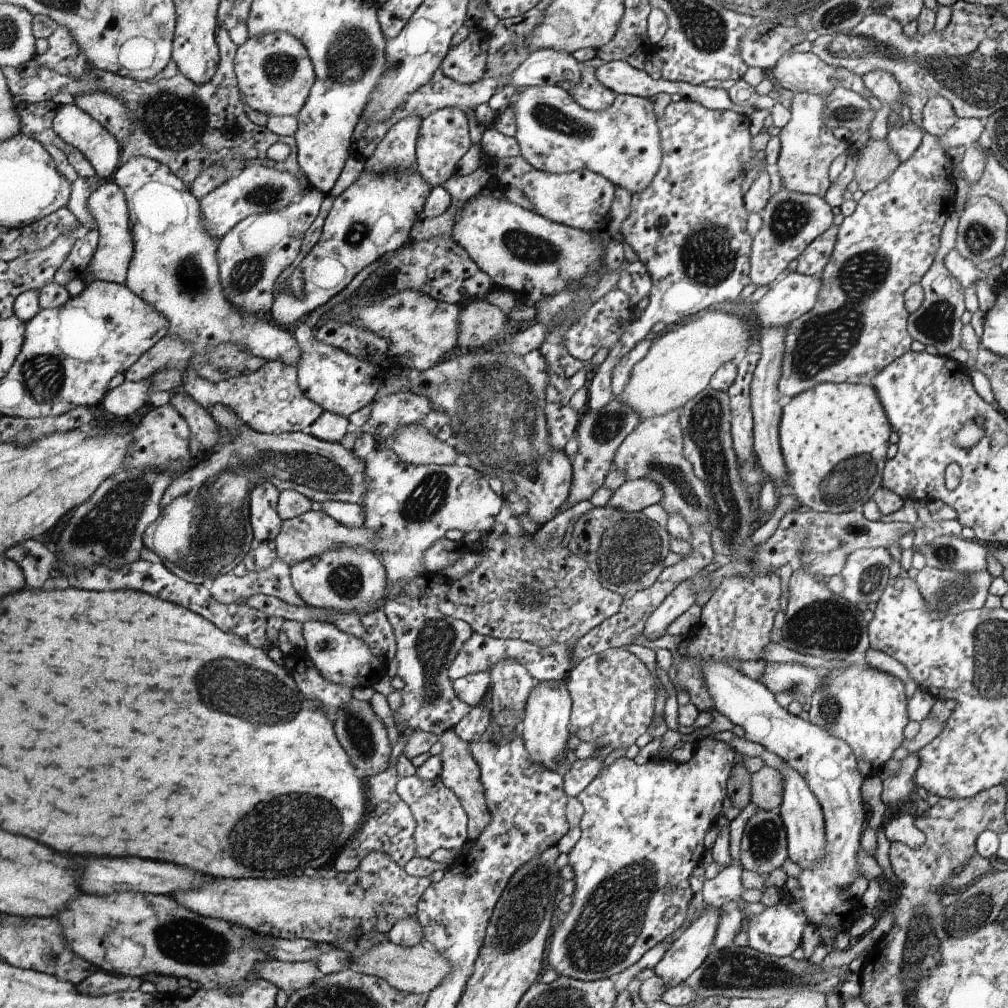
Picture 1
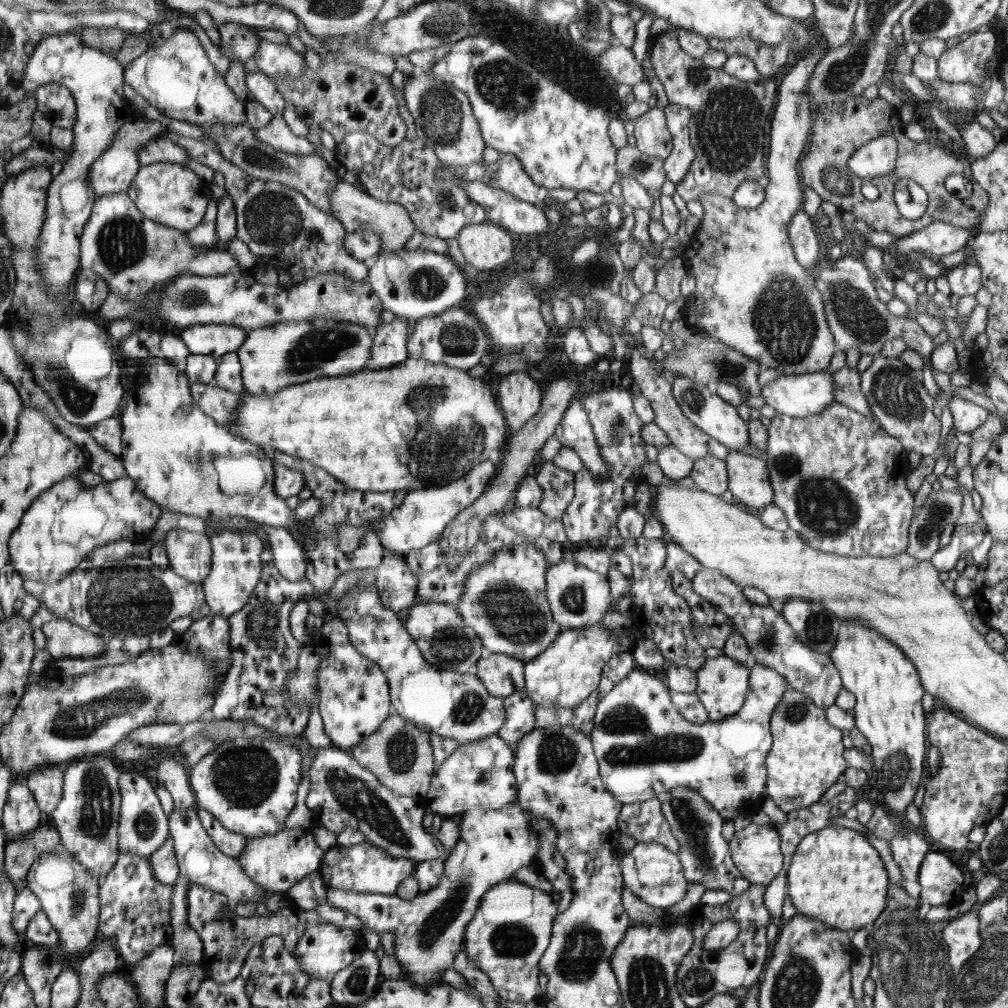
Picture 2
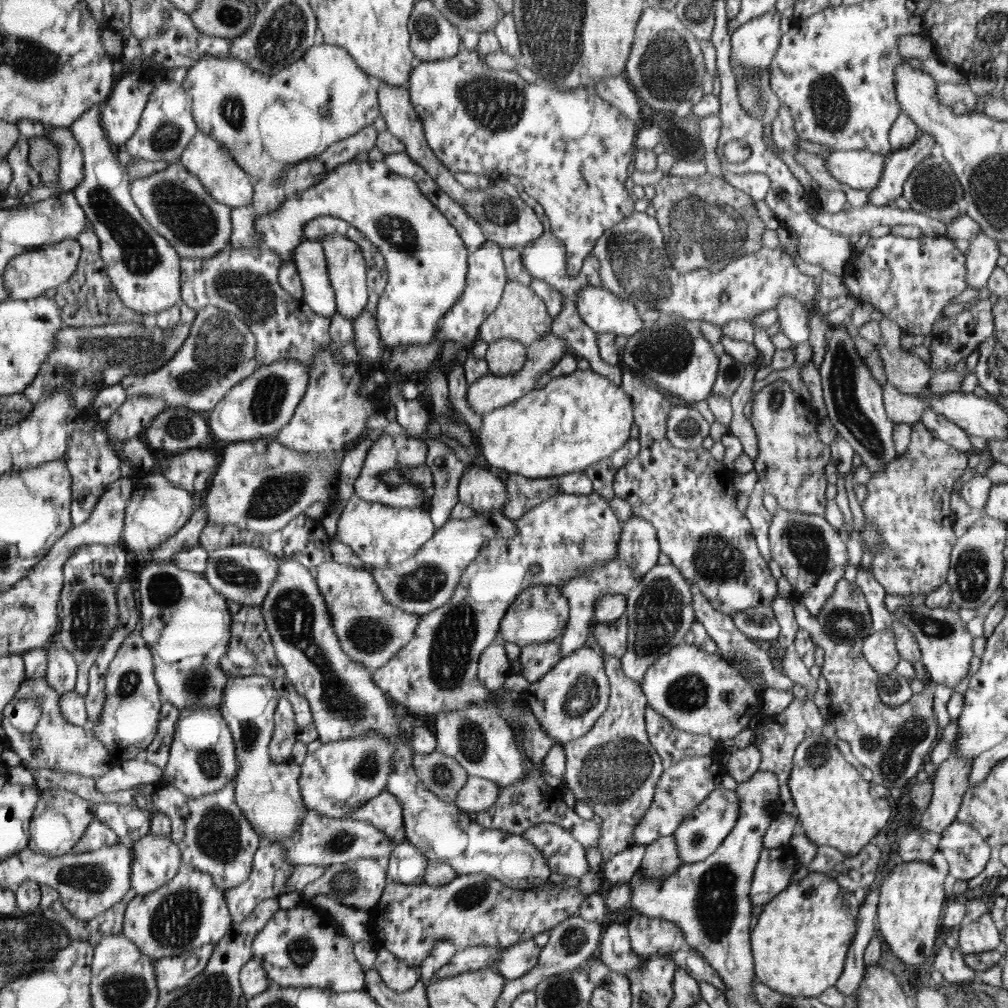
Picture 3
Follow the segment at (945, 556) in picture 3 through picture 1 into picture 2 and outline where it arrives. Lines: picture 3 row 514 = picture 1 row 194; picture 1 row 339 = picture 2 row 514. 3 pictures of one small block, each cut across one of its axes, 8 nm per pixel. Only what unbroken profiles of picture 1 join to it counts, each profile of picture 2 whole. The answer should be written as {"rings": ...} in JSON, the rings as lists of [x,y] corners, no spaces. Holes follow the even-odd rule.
{"rings":[[[832,401],[828,407],[822,409],[820,413],[816,413],[805,418],[793,418],[782,412],[776,412],[776,415],[771,419],[772,424],[769,427],[768,448],[766,456],[766,465],[769,473],[770,483],[774,490],[774,503],[786,515],[790,528],[799,532],[800,537],[808,543],[808,546],[824,551],[834,553],[845,557],[887,557],[898,555],[907,550],[909,543],[909,528],[912,523],[915,498],[912,492],[908,490],[906,479],[910,476],[912,469],[908,466],[908,452],[904,446],[892,436],[889,436],[886,430],[881,428],[877,419],[870,419],[866,415],[860,414],[848,406]]]}

